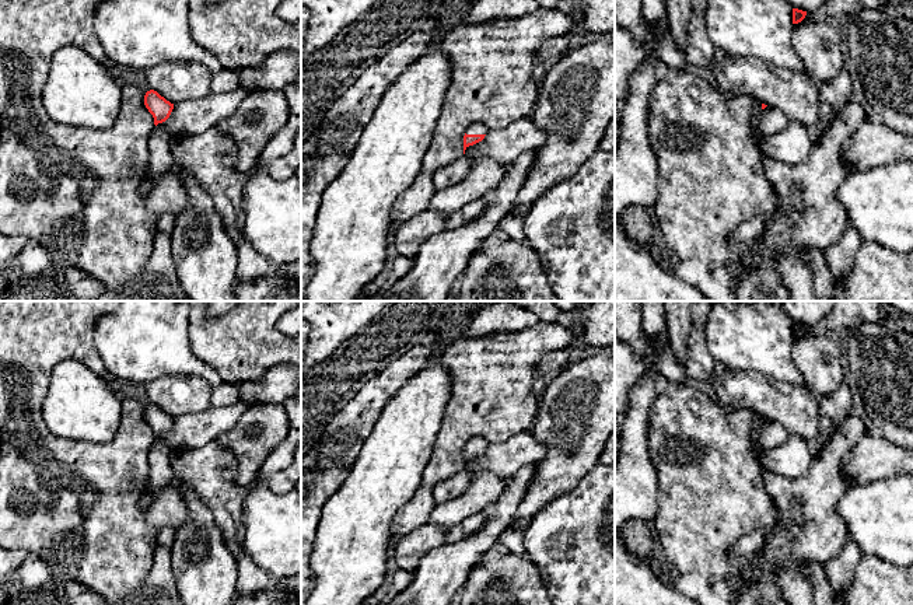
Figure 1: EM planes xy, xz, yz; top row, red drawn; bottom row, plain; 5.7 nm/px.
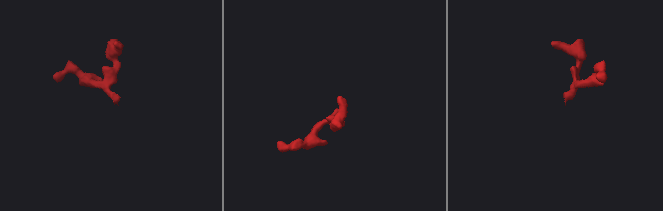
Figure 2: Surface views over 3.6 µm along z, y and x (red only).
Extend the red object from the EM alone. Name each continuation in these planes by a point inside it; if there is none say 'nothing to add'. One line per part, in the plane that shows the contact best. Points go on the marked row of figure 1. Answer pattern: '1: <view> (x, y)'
1: xz (479, 128)

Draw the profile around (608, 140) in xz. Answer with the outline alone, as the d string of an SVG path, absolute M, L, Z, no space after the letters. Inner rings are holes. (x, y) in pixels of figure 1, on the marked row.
M615 119L608 125L605 134L599 143L599 150L612 151L615 148Z

